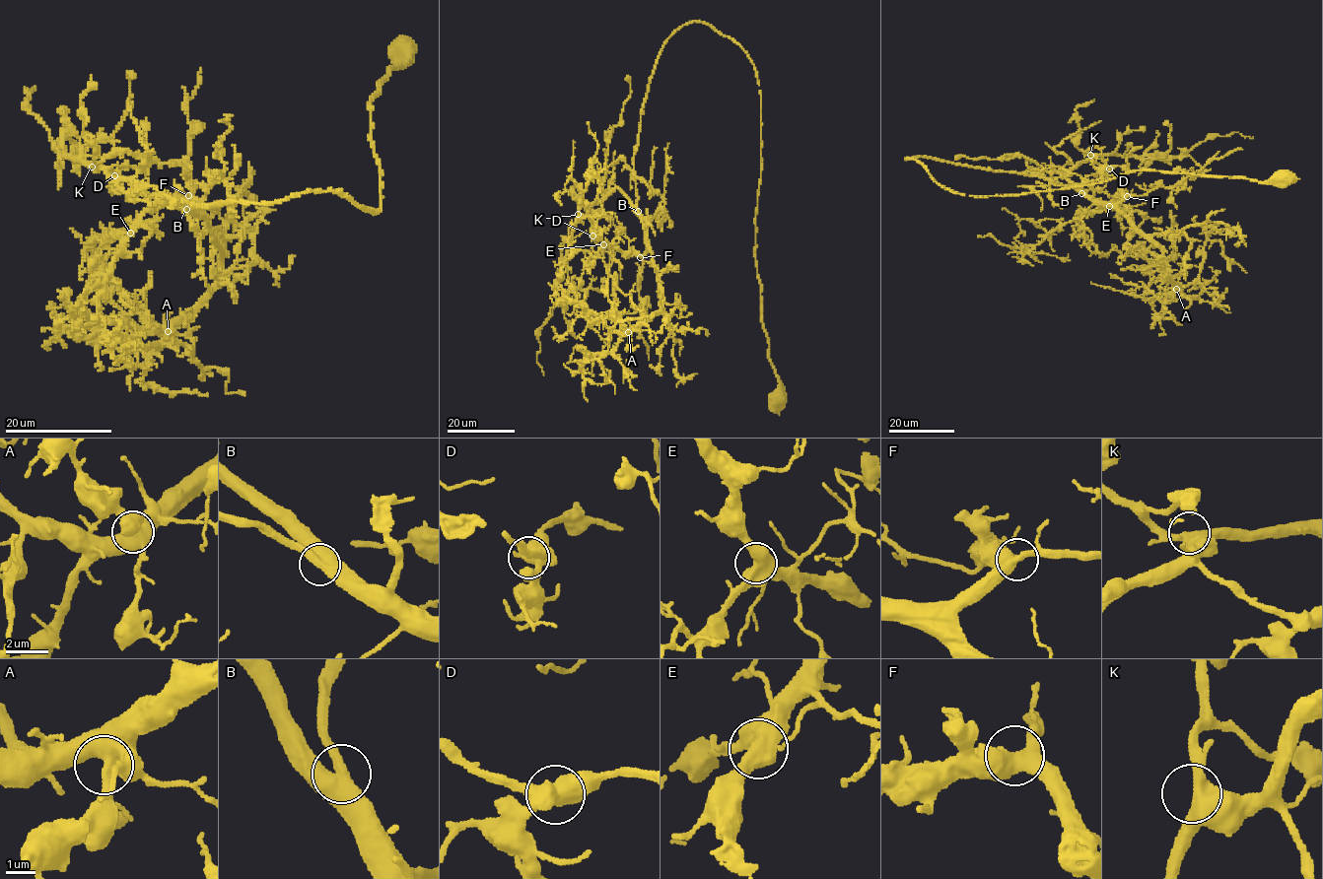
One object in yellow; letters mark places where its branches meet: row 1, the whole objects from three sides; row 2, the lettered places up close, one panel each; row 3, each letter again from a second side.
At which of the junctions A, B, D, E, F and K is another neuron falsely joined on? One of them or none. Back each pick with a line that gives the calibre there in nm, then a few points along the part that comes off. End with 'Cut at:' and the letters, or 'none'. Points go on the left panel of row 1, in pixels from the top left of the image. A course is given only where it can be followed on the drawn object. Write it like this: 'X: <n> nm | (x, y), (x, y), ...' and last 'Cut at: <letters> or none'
Cut at: none

